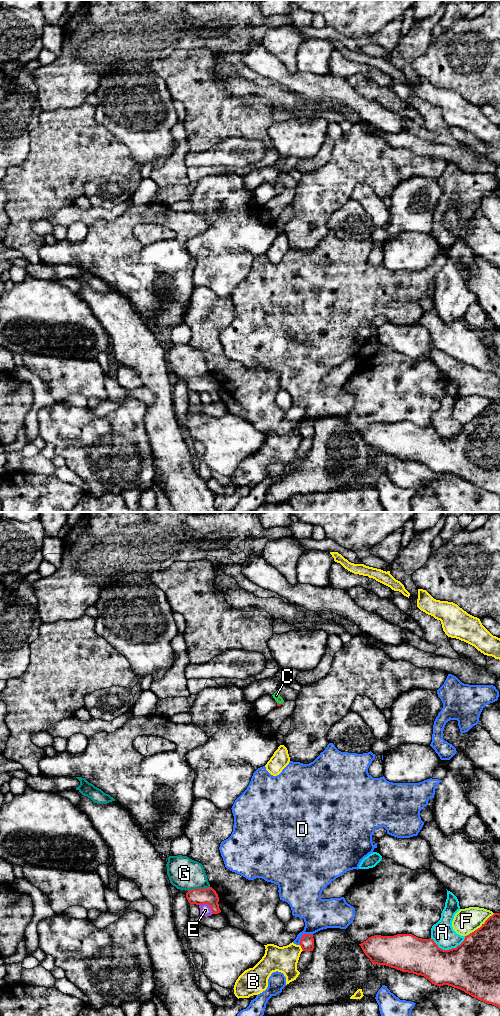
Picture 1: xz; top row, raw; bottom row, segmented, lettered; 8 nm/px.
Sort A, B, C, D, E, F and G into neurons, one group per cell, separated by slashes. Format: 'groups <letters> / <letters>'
groups A / B / C / D / E / F / G

